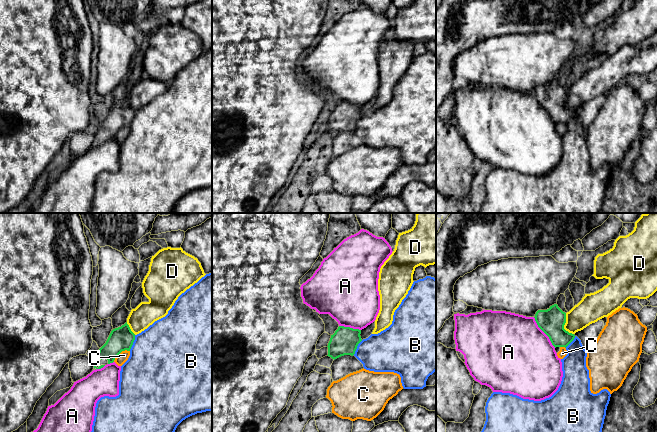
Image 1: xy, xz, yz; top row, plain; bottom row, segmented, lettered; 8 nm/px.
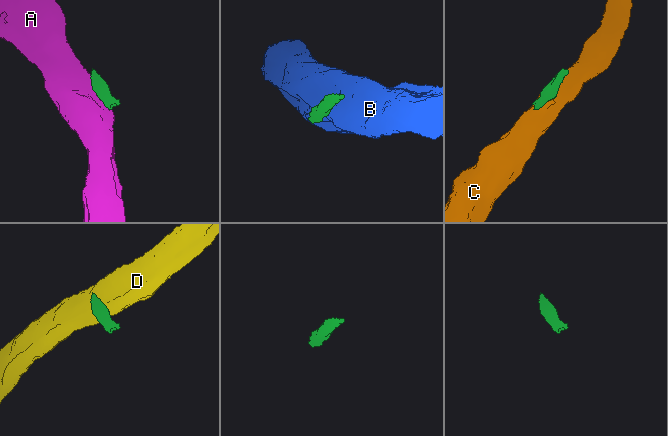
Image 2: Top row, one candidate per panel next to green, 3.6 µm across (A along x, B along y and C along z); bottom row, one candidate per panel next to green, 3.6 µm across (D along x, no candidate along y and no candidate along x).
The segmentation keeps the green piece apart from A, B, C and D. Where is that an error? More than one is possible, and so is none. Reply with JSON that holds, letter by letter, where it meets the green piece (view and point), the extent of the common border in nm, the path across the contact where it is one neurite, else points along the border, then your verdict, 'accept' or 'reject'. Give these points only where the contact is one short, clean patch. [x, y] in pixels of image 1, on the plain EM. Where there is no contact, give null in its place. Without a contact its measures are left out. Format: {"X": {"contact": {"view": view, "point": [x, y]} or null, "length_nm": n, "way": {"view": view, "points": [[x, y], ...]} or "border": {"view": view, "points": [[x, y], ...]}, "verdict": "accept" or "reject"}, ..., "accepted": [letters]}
{"A": {"contact": {"view": "yz", "point": [543, 107]}, "length_nm": 300, "verdict": "reject"}, "B": {"contact": {"view": "xy", "point": [132, 119]}, "length_nm": 140, "border": {"view": "xy", "points": [[135, 111], [129, 126]]}, "verdict": "reject"}, "C": {"contact": {"view": "xy", "point": [120, 128]}, "length_nm": 160, "border": {"view": "xy", "points": [[129, 126], [123, 126], [113, 137]]}, "verdict": "reject"}, "D": {"contact": {"view": "yz", "point": [564, 100]}, "length_nm": 190, "verdict": "reject"}, "accepted": []}

